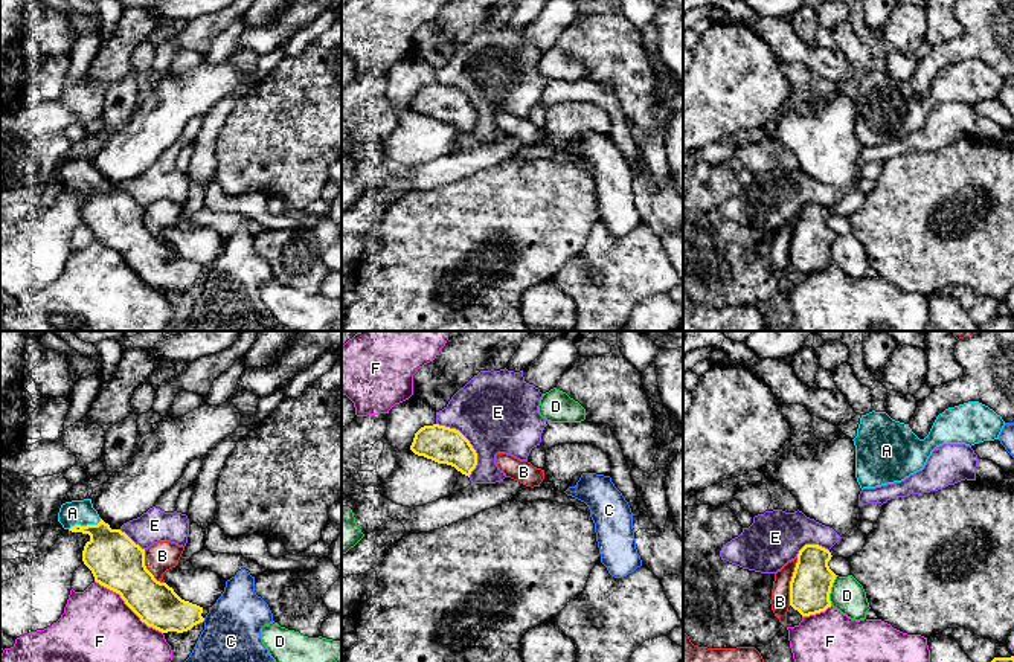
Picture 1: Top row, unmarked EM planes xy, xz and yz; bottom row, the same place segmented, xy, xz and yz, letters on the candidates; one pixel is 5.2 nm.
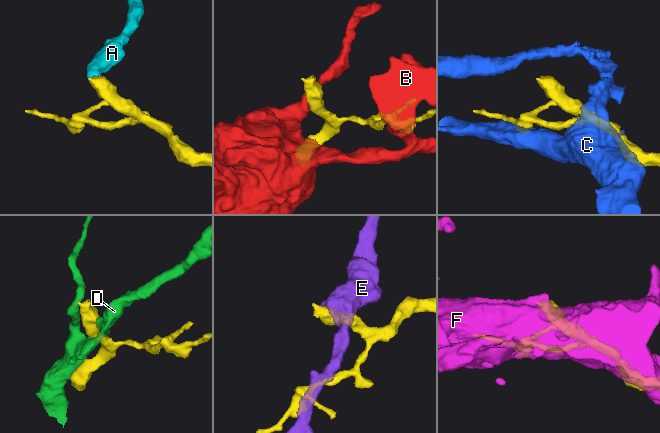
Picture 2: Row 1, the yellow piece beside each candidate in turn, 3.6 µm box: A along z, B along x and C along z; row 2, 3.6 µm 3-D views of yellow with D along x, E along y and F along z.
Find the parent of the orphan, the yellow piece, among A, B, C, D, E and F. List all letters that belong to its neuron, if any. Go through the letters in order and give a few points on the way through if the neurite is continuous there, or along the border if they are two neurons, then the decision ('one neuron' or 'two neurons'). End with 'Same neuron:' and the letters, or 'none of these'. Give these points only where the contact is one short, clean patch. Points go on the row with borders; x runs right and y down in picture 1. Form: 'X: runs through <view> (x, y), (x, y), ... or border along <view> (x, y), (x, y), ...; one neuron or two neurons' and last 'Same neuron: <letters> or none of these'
A: runs through xy (116, 562), (107, 546), (84, 527), (72, 513); one neuron
B: two neurons
C: two neurons
D: two neurons
E: border along xz (436, 423), (455, 427), (474, 450), (476, 467), (470, 476); two neurons
F: two neurons
Same neuron: A

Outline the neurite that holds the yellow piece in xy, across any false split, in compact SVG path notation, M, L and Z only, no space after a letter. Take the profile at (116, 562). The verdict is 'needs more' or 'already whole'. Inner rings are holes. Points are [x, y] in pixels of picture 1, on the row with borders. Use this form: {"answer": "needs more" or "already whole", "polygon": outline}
{"answer": "needs more", "polygon": "M91 499L63 503L58 522L64 529L90 535L82 551L84 564L91 570L96 583L119 593L125 604L148 627L162 633L183 633L204 621L201 616L203 607L181 599L166 583L157 581L145 566L145 549L120 529L111 529L93 508Z"}

